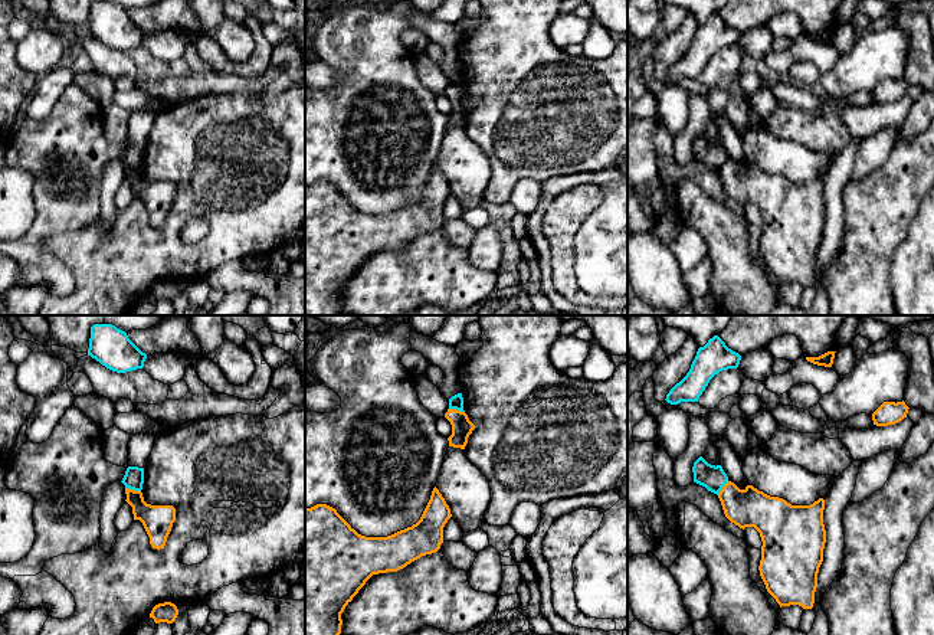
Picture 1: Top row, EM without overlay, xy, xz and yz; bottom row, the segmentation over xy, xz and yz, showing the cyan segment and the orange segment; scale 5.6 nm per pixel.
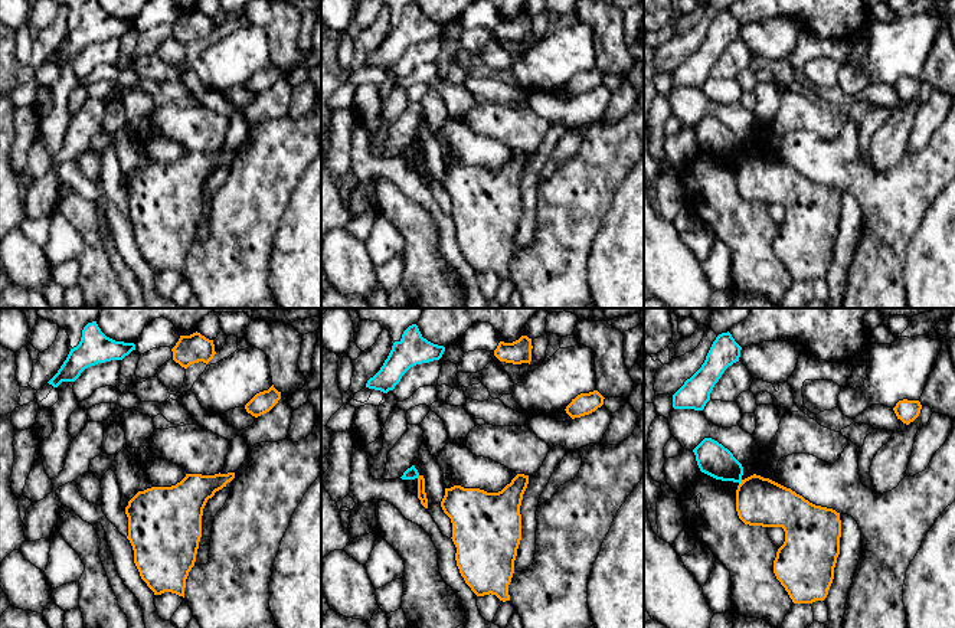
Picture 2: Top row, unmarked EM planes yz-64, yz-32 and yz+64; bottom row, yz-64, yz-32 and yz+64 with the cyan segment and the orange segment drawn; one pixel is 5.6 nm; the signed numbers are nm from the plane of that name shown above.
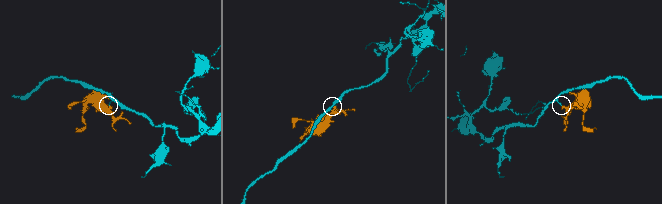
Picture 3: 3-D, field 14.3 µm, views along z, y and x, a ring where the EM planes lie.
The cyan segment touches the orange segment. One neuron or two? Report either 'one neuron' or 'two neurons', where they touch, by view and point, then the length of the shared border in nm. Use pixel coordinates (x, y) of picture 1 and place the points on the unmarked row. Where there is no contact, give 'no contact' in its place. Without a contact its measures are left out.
one neuron | xy (133, 166) | 90 nm

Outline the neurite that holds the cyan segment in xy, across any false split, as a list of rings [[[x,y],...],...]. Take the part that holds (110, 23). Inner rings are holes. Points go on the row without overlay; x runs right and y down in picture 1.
[[[112,1],[91,4],[88,33],[117,50],[142,46],[147,36],[147,32],[128,16],[127,10]]]

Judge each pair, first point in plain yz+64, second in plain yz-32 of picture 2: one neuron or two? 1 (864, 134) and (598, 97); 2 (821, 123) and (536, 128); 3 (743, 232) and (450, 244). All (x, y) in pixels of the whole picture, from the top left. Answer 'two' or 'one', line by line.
1: one
2: one
3: two

